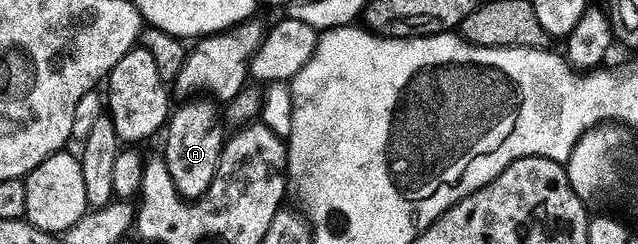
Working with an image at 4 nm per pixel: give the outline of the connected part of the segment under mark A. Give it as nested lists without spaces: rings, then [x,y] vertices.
[[[189,99],[172,110],[167,124],[169,138],[165,141],[165,169],[173,180],[172,188],[184,200],[196,203],[215,184],[221,153],[227,133],[221,130],[222,106],[213,99]]]

